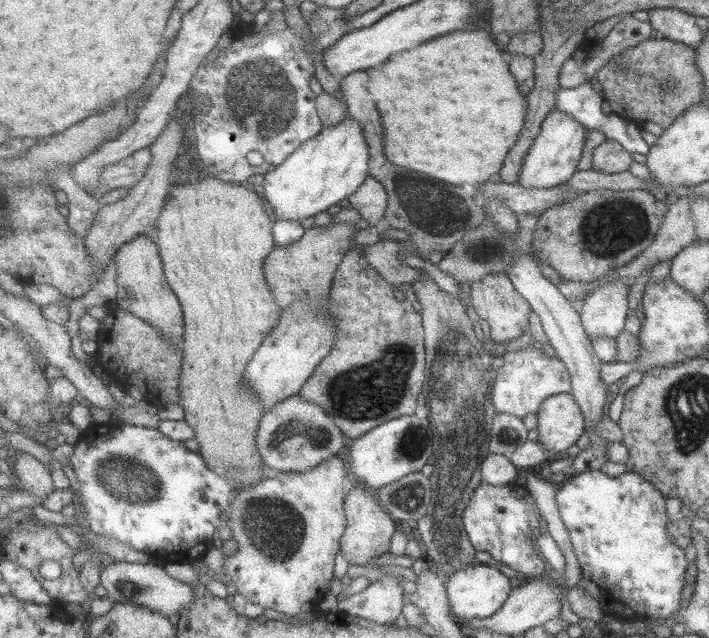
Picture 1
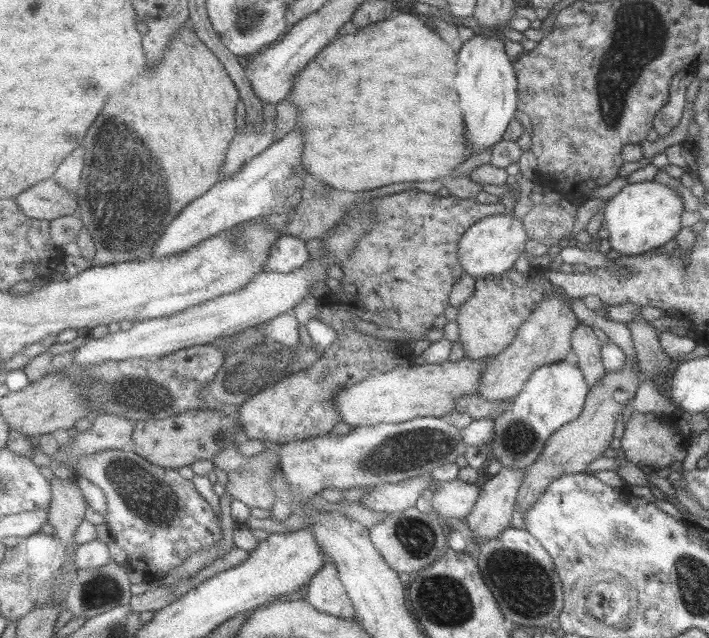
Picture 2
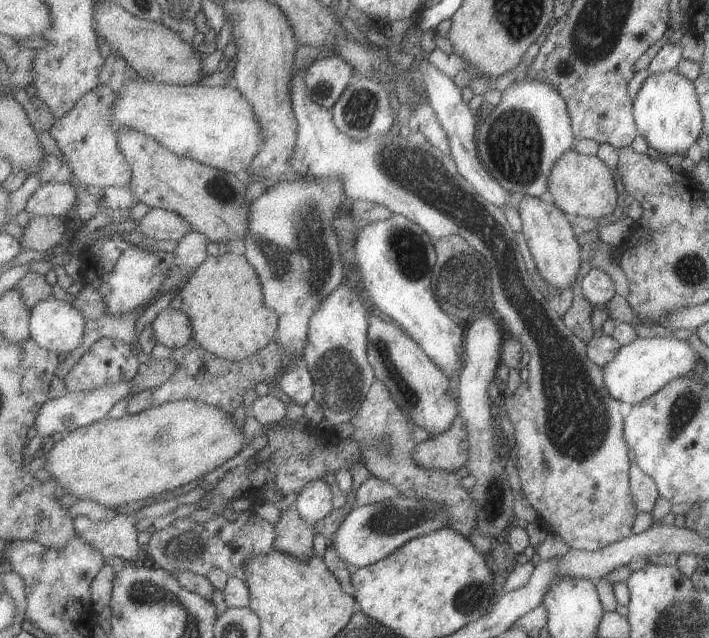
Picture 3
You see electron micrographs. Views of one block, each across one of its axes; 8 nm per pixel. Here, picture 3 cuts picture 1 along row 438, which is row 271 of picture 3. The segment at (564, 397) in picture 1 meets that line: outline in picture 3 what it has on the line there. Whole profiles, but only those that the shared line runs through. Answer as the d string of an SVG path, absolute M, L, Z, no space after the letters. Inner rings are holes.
M529 195L518 197L518 215L522 224L520 232L542 280L554 286L557 294L573 285L584 254L577 245L577 232L569 225L571 218L553 203Z

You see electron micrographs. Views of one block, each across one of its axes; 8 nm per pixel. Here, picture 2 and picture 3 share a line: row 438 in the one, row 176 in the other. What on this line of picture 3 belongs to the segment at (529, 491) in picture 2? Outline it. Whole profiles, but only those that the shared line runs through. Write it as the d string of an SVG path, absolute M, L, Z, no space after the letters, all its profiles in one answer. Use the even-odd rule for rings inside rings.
M569 149L554 162L547 176L547 188L553 204L570 218L579 215L598 219L611 214L618 197L611 173L596 155L584 155Z

